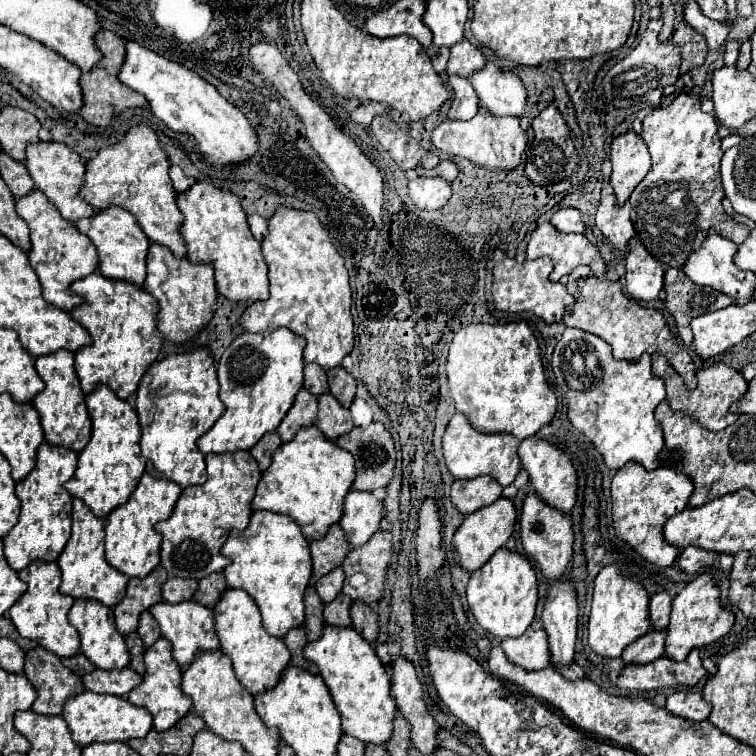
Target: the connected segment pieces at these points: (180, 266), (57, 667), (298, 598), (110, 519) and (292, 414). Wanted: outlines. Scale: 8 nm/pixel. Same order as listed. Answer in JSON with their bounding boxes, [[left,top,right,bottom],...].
[[144,245,216,345],[24,647,84,715],[222,511,312,637],[104,473,182,579],[278,389,318,443]]

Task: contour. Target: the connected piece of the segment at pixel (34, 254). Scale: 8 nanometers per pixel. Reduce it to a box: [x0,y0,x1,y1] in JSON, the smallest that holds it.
[16,189,98,311]

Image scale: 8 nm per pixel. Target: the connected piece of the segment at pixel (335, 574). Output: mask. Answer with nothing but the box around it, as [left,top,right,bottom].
[314,569,346,603]

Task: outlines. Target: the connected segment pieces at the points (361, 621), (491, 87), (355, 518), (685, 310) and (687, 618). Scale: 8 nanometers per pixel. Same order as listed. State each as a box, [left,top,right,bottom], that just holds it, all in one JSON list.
[[352,603,378,645],[472,61,526,115],[340,491,382,547],[664,267,734,345],[666,573,734,661]]

